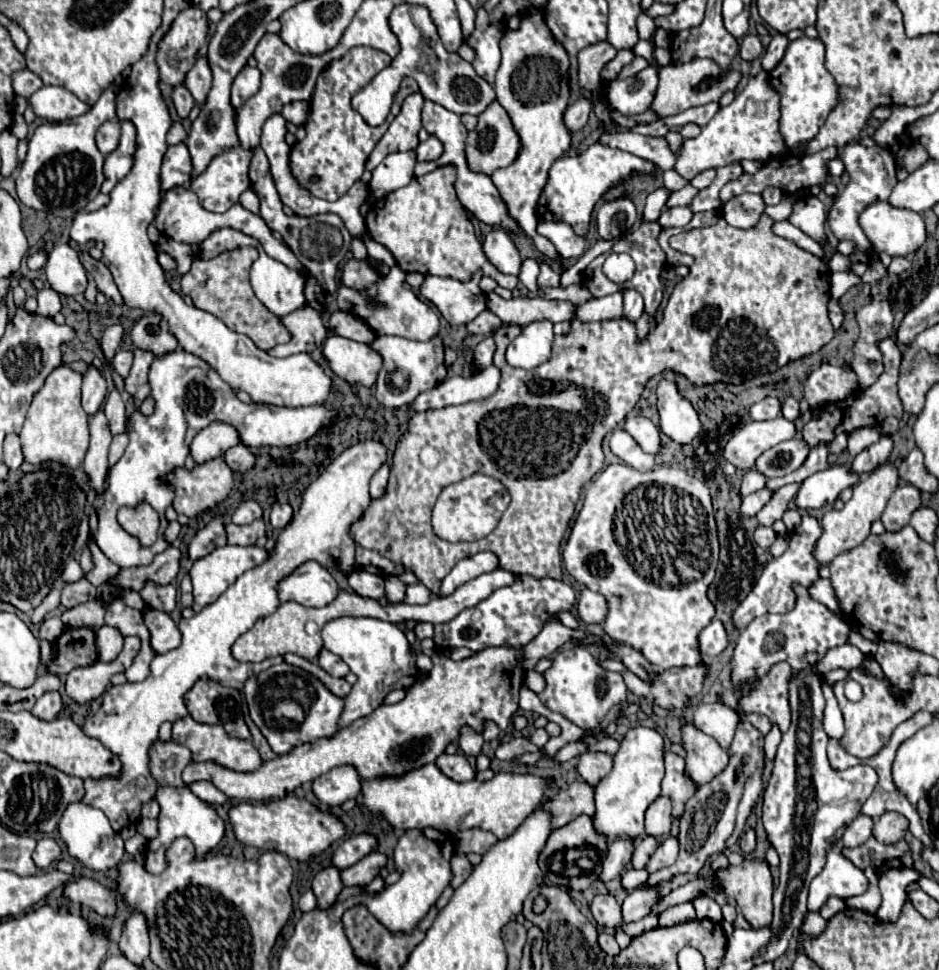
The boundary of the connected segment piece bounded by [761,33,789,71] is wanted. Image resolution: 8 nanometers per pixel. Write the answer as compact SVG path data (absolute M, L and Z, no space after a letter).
M777 33L777 35L771 39L771 43L767 45L767 49L765 49L765 53L763 53L763 59L761 59L761 65L763 65L765 71L771 71L771 69L783 59L787 45L789 45L789 39L787 39L785 35L779 35L779 33Z

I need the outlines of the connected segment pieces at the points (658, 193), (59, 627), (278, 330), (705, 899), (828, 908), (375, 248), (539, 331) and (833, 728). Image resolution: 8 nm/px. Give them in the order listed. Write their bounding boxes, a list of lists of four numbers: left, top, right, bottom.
[[643,187,669,222],[39,617,65,643],[181,247,291,351],[693,895,723,923],[821,897,845,919],[365,235,395,267],[507,321,553,369],[823,681,845,739]]

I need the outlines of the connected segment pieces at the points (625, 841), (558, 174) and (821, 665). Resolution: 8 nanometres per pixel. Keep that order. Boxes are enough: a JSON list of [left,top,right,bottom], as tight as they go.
[[599,837,633,883],[537,143,657,237],[815,643,865,675]]

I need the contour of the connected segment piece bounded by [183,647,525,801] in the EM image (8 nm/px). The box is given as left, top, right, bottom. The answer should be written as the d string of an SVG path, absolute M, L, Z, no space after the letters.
M489 647L471 655L469 659L453 661L443 653L435 653L433 669L427 679L419 679L395 705L383 705L371 715L357 719L351 727L339 729L331 739L317 739L263 763L253 773L237 773L217 763L189 763L183 771L183 781L213 781L213 785L231 799L239 801L265 801L271 797L285 797L299 785L317 779L333 767L351 765L363 779L381 775L403 775L427 763L435 763L449 743L459 737L461 725L471 725L483 731L483 721L491 719L499 729L511 725L513 715L519 711L519 687L523 685L525 671L517 667L521 649Z

